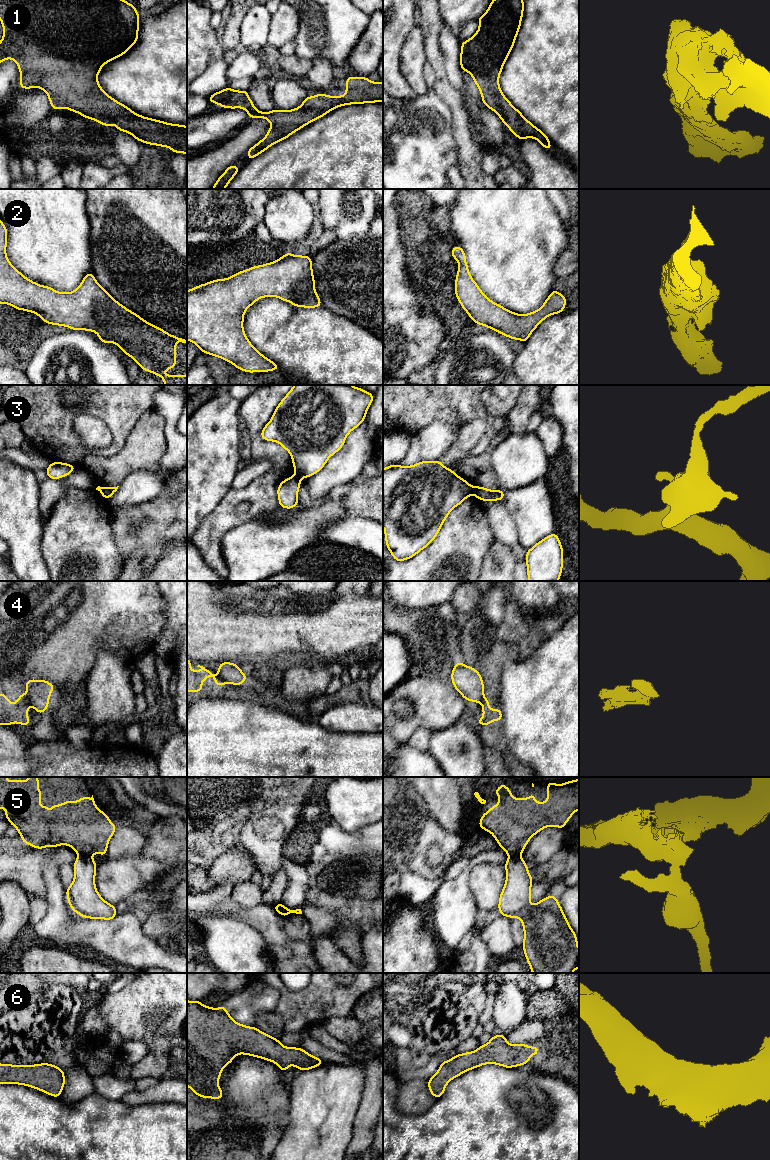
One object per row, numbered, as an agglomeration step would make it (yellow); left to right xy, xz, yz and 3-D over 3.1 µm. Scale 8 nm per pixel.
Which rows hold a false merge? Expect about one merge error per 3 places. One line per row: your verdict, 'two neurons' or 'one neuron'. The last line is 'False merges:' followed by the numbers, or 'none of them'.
1: one neuron
2: one neuron
3: two neurons
4: two neurons
5: two neurons
6: one neuron
False merges: 3, 4, 5

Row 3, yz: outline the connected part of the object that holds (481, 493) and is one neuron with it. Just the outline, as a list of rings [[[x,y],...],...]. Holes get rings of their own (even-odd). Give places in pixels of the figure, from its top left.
[[[481,486],[474,487],[474,495],[483,501],[504,500],[504,490],[490,490]]]

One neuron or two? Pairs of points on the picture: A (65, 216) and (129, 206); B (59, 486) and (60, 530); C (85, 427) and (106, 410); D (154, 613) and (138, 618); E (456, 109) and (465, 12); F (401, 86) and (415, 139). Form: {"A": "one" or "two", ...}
{"A": "two", "B": "two", "C": "two", "D": "one", "E": "two", "F": "two"}

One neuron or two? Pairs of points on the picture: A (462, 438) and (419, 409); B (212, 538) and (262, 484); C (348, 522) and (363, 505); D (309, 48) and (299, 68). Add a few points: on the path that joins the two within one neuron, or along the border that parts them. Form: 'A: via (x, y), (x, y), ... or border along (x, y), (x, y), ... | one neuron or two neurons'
A: border along (481, 418), (464, 422), (459, 427) | two neurons
B: via (218, 522), (246, 494) | one neuron
C: border along (347, 513), (353, 516), (364, 516), (372, 520) | two neurons
D: border along (294, 53), (311, 61) | two neurons

